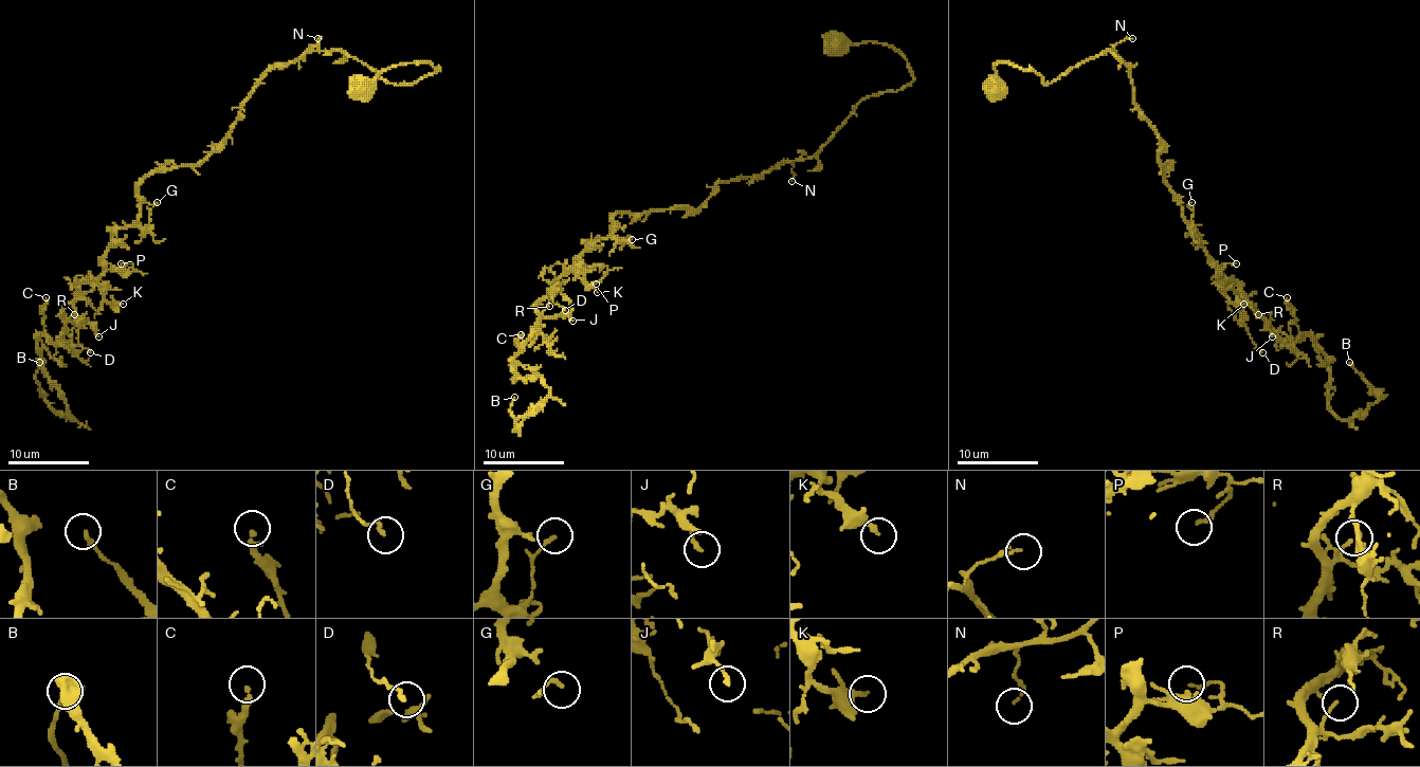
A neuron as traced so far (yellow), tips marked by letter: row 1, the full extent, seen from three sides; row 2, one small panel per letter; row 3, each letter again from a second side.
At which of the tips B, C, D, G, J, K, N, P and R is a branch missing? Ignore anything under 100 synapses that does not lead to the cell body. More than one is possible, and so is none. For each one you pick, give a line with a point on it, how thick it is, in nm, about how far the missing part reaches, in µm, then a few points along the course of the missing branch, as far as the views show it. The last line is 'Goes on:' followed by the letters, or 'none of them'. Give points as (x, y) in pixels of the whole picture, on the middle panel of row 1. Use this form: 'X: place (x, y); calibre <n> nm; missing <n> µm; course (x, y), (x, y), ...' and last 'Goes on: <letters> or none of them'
Goes on: none of them

